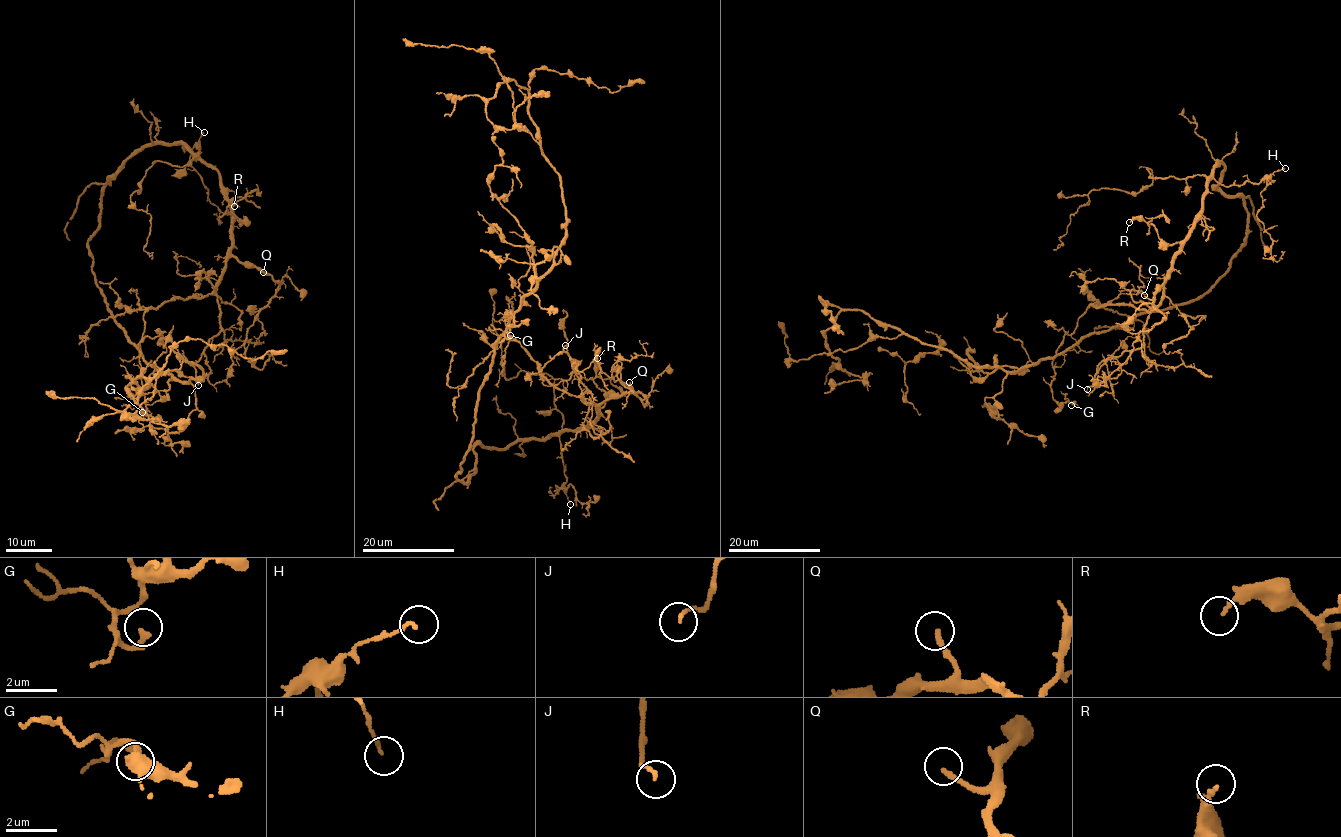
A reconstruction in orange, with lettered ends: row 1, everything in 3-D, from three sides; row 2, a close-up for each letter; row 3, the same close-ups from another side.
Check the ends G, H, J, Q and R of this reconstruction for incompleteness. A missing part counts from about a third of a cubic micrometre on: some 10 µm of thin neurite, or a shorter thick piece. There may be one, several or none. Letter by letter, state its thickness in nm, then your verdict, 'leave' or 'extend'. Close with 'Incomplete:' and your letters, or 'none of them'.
G: 220 nm thick; leave
H: 120 nm thick; leave
J: 120 nm thick; extend
Q: 200 nm thick; extend
R: 160 nm thick; leave
Incomplete: J, Q

